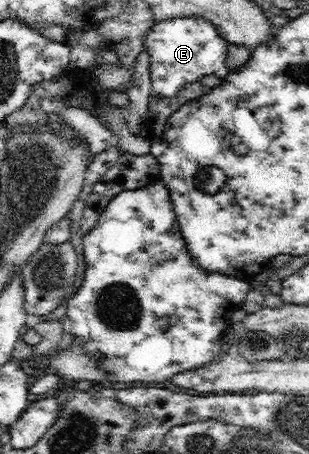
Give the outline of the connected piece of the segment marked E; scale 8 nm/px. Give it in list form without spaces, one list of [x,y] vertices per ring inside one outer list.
[[[182,17],[167,21],[155,21],[144,39],[149,56],[149,69],[153,92],[162,97],[176,96],[184,86],[196,82],[208,74],[225,72],[227,40],[217,33],[212,21],[204,17]]]

